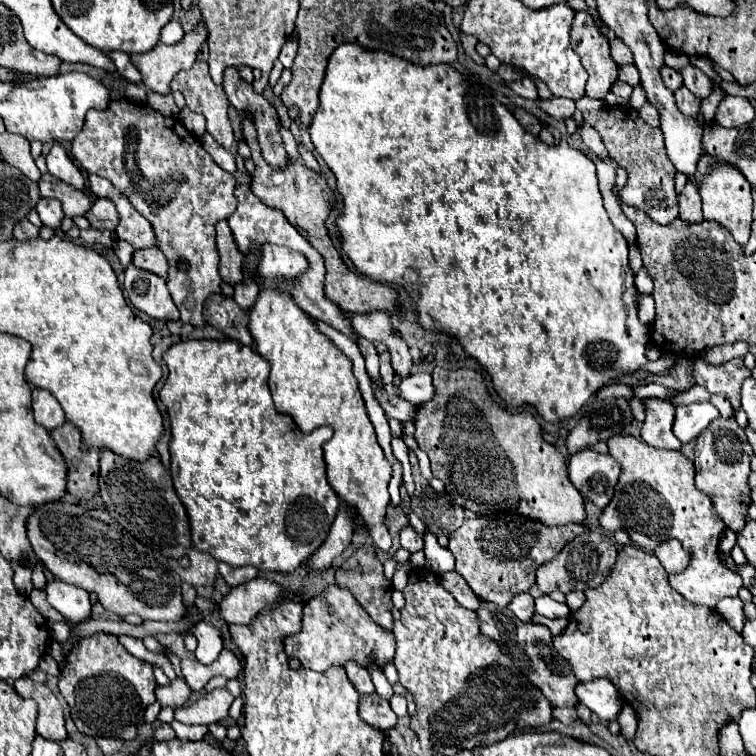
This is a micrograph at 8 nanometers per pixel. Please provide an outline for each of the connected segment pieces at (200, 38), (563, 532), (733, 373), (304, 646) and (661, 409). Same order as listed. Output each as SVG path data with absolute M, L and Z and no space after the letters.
M200 20L200 24L192 32L184 34L184 40L180 44L166 46L160 42L156 44L156 48L152 48L152 52L130 56L130 62L138 68L138 72L142 74L142 82L152 92L170 94L172 78L180 70L192 68L192 64L196 62L196 54L200 46L206 42L206 38L208 30L204 20Z
M514 514L512 520L476 516L464 520L464 524L450 534L448 550L454 554L456 570L466 578L472 592L482 602L500 604L504 608L510 604L512 596L528 592L534 586L538 566L556 558L564 544L582 532L584 524L546 526L522 514Z
M698 358L694 364L696 384L704 386L708 392L726 394L734 408L740 406L742 382L750 376L752 372L746 368L744 358L734 358L722 366L710 366L702 358Z
M332 584L304 604L302 628L284 638L284 652L288 658L298 658L304 668L316 672L326 672L332 666L344 666L346 662L356 662L370 670L372 664L384 668L394 658L396 638L390 630L382 628L368 616L352 592Z
M642 398L642 402L646 408L646 418L640 430L642 440L656 448L680 450L682 442L672 432L676 406L672 402L666 402L664 398Z

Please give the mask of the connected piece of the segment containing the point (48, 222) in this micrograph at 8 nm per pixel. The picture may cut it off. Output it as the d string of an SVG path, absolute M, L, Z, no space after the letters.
M42 198L36 206L38 214L40 214L40 220L44 226L48 228L60 228L60 222L64 218L64 212L62 212L62 206L58 200L50 200L50 198Z

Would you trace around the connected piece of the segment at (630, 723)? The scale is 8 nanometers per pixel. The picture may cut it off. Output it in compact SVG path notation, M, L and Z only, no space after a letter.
M626 704L624 708L622 708L622 712L620 712L620 716L618 716L618 724L620 724L620 730L622 730L622 734L626 736L626 738L634 738L636 736L636 728L638 728L638 714L636 714L636 710L630 706L630 704Z

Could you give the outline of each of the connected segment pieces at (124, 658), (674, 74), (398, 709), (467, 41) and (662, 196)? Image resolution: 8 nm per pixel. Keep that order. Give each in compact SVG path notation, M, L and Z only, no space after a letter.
M90 636L88 640L82 640L72 648L72 656L68 656L68 664L60 676L60 692L64 700L70 706L72 720L76 728L92 738L120 738L120 740L134 740L138 736L140 726L144 724L144 712L146 708L156 700L154 690L156 690L156 680L152 674L152 664L134 658L128 654L128 650L116 640L116 636Z
M668 66L662 70L662 80L664 80L666 88L672 90L672 92L676 92L676 90L682 86L682 76L680 76L680 72L674 70L674 68L668 68Z
M394 694L392 700L390 700L390 704L392 704L392 710L394 710L400 718L410 718L410 714L408 714L408 710L406 710L406 698L404 698L404 696Z
M460 32L460 46L466 50L466 54L474 60L478 54L476 54L476 44L478 44L478 40L476 40L476 36L468 36L468 34L462 34Z
M604 106L598 112L584 112L584 120L600 134L612 160L628 172L628 184L620 198L646 212L658 224L670 224L678 218L678 198L674 190L674 166L664 148L664 136L658 128L648 126L636 110L624 106Z

